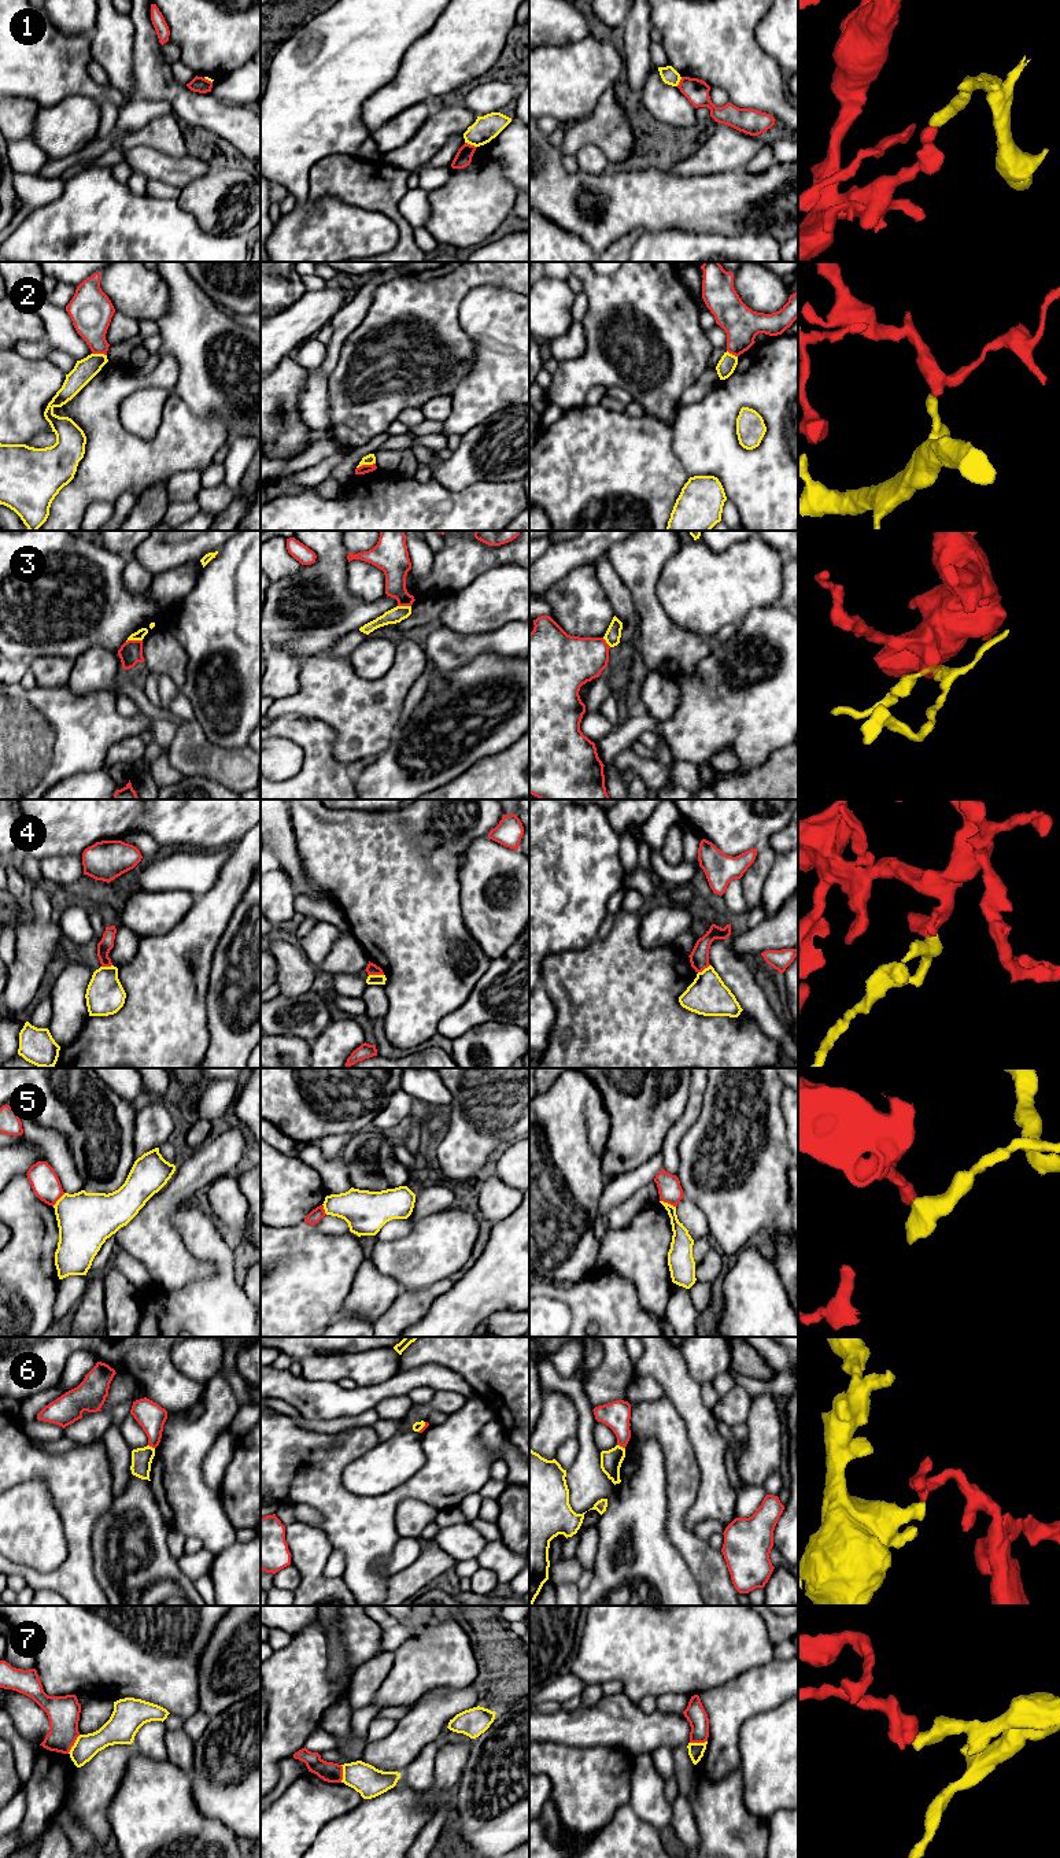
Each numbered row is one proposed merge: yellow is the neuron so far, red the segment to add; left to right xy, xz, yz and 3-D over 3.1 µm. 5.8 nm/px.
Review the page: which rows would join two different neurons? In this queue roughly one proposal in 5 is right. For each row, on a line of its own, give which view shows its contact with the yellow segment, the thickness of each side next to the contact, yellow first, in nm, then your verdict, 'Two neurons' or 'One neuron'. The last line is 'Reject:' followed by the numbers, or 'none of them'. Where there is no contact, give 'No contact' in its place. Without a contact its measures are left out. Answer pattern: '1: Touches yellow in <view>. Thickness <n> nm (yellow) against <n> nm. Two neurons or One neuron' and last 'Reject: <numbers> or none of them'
1: Touches yellow in xz. Thickness 150 nm (yellow) against 100 nm. Two neurons
2: Touches yellow in xz. Thickness 60 nm (yellow) against 50 nm. Two neurons
3: Touches yellow in xy. Thickness 60 nm (yellow) against 140 nm. Two neurons
4: Touches yellow in xz. Thickness 60 nm (yellow) against 70 nm. Two neurons
5: Touches yellow in yz. Thickness 130 nm (yellow) against 140 nm. Two neurons
6: Touches yellow in yz. Thickness 130 nm (yellow) against 160 nm. Two neurons
7: Touches yellow in xy. Thickness 150 nm (yellow) against 190 nm. Two neurons
Reject: 1, 2, 3, 4, 5, 6, 7

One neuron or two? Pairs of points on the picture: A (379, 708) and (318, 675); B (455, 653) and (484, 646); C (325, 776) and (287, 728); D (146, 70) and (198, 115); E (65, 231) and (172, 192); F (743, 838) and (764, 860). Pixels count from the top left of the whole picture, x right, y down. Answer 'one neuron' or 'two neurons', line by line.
A: one neuron
B: one neuron
C: one neuron
D: one neuron
E: two neurons
F: two neurons

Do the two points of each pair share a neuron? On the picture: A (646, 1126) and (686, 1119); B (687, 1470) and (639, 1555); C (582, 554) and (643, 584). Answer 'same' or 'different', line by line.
A: different
B: different
C: different

